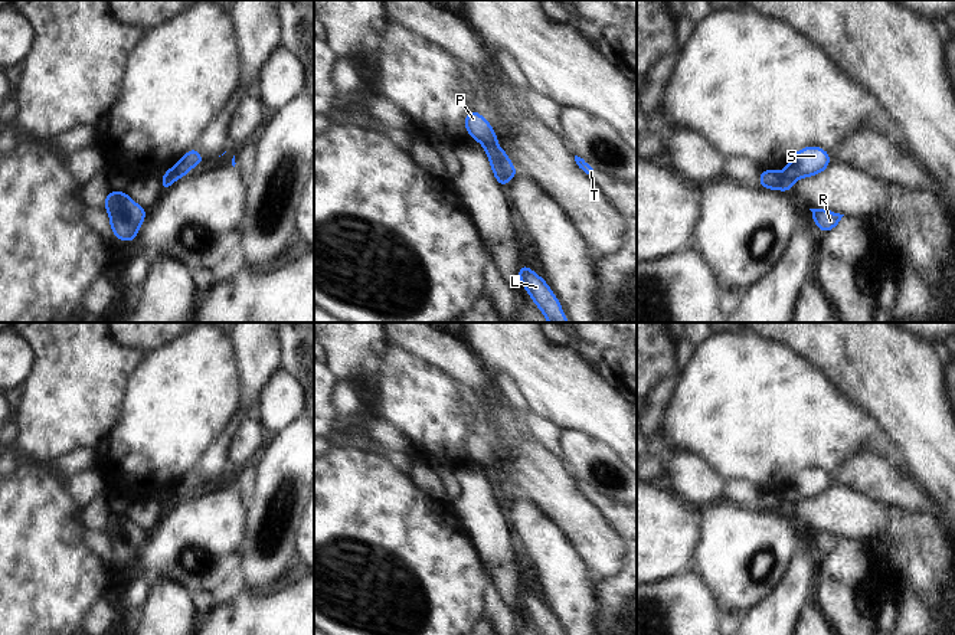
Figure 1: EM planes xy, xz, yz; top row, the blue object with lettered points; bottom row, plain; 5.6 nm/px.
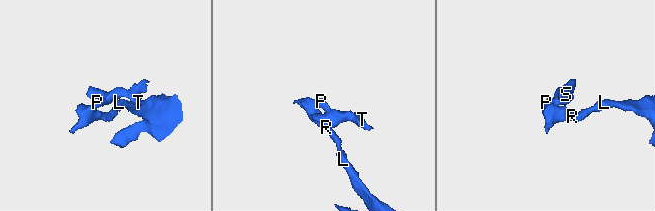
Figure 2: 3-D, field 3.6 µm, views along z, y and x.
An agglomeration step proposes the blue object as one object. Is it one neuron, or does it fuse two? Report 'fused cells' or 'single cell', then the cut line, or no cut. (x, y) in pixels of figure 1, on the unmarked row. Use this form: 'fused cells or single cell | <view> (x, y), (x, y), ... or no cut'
fused cells | yz (781, 497), (782, 511)

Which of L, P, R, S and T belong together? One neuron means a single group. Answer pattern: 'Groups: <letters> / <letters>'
Groups: L P R / S T

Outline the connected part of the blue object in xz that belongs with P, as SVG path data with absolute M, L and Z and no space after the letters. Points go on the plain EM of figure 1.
M470 432L465 438L464 448L471 461L487 469L497 467L498 459L488 442L480 438L477 433Z

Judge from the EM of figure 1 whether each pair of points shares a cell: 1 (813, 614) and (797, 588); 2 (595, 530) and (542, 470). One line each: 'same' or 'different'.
1: different
2: same

